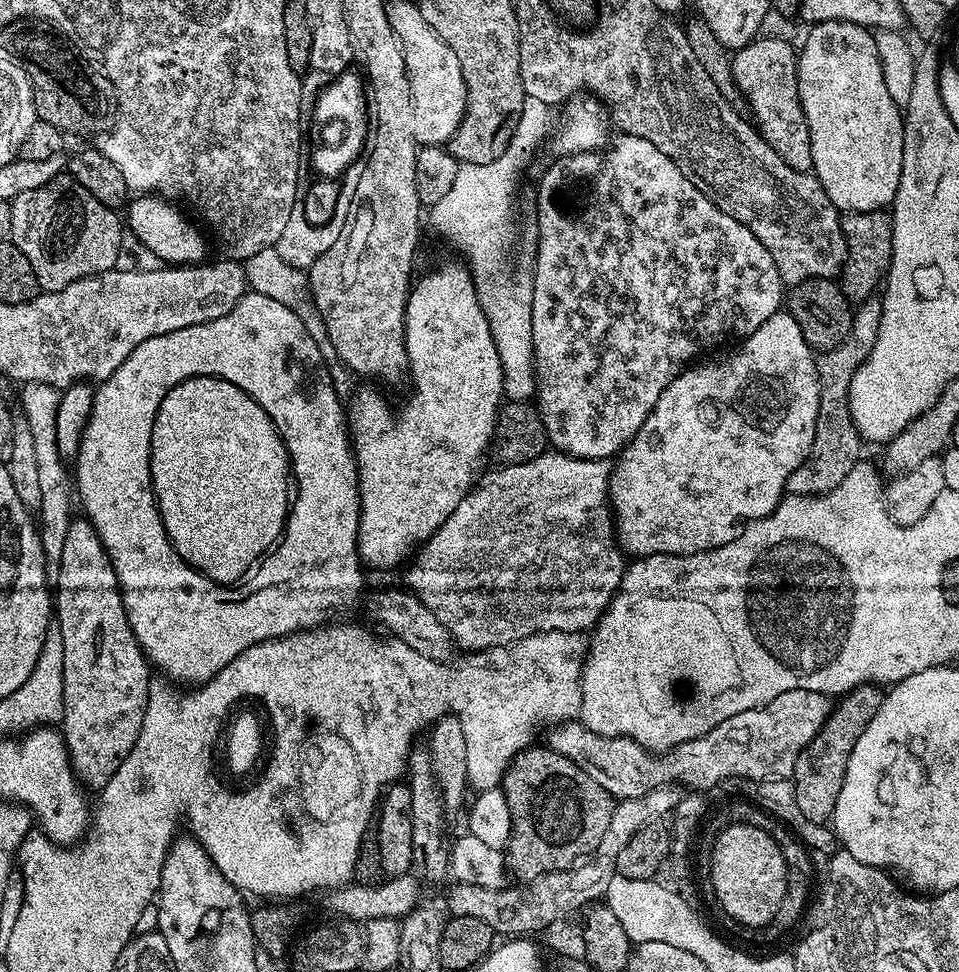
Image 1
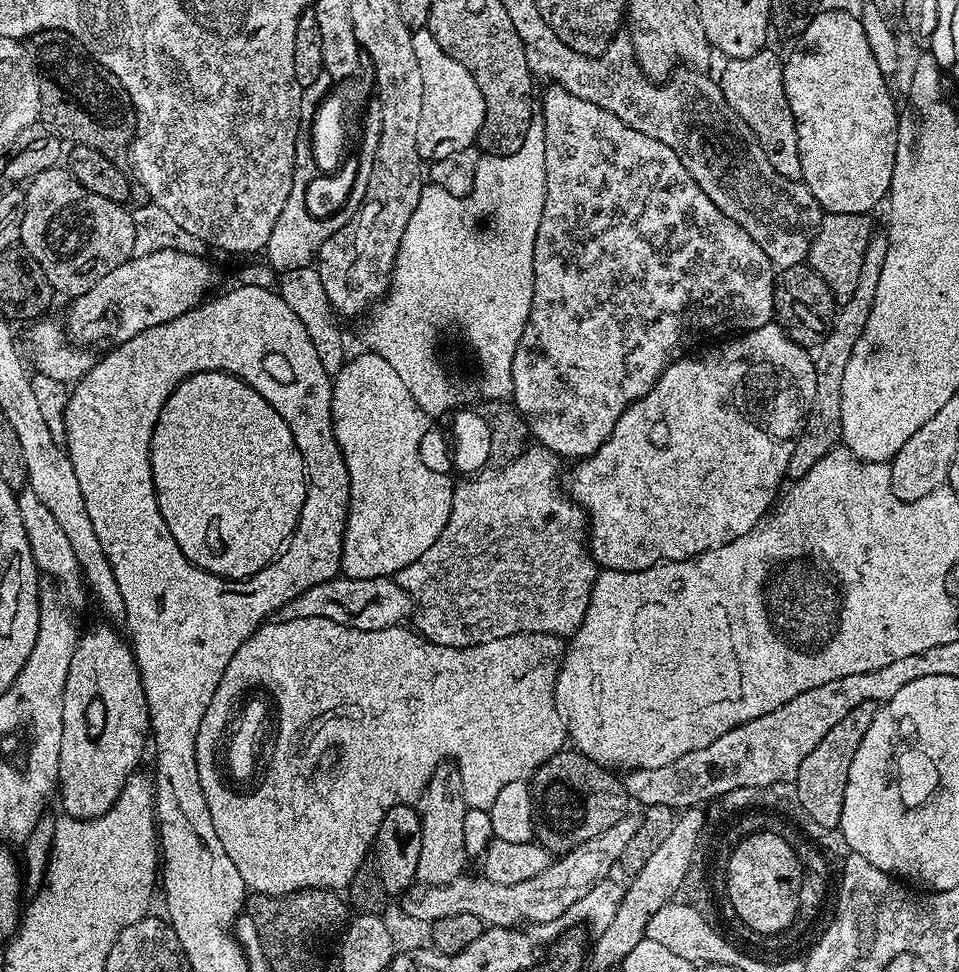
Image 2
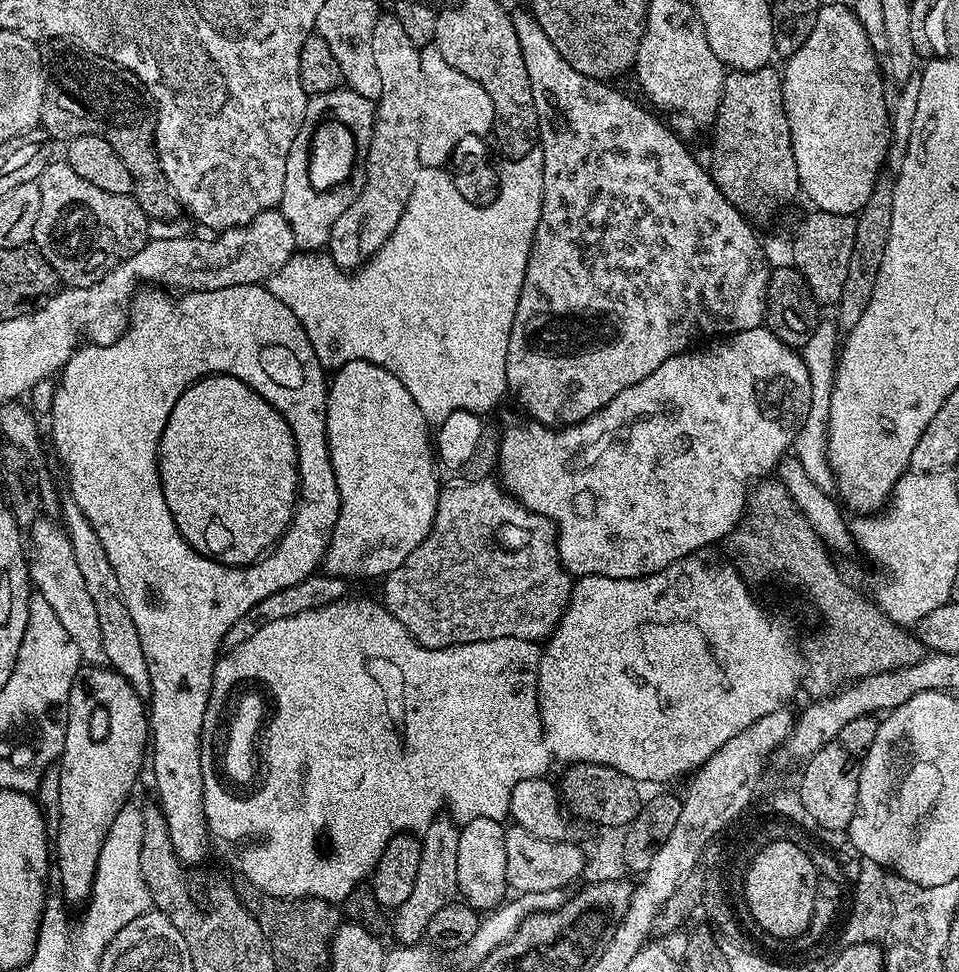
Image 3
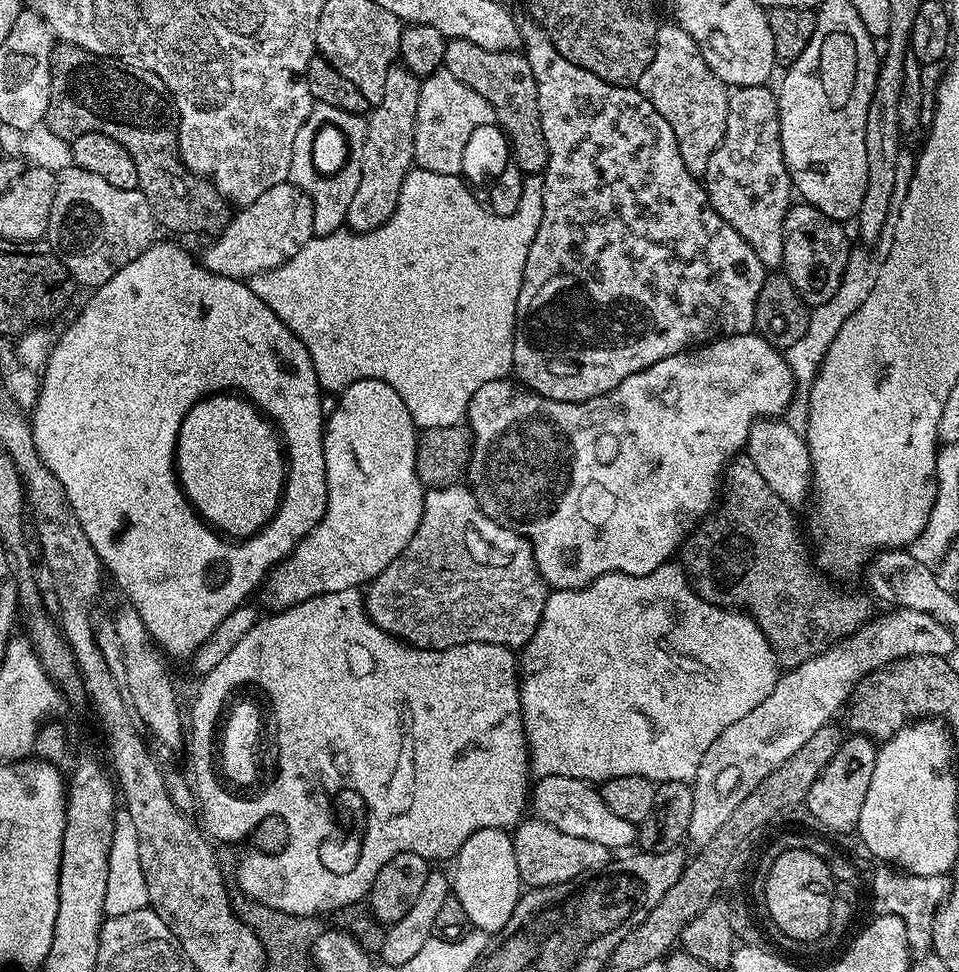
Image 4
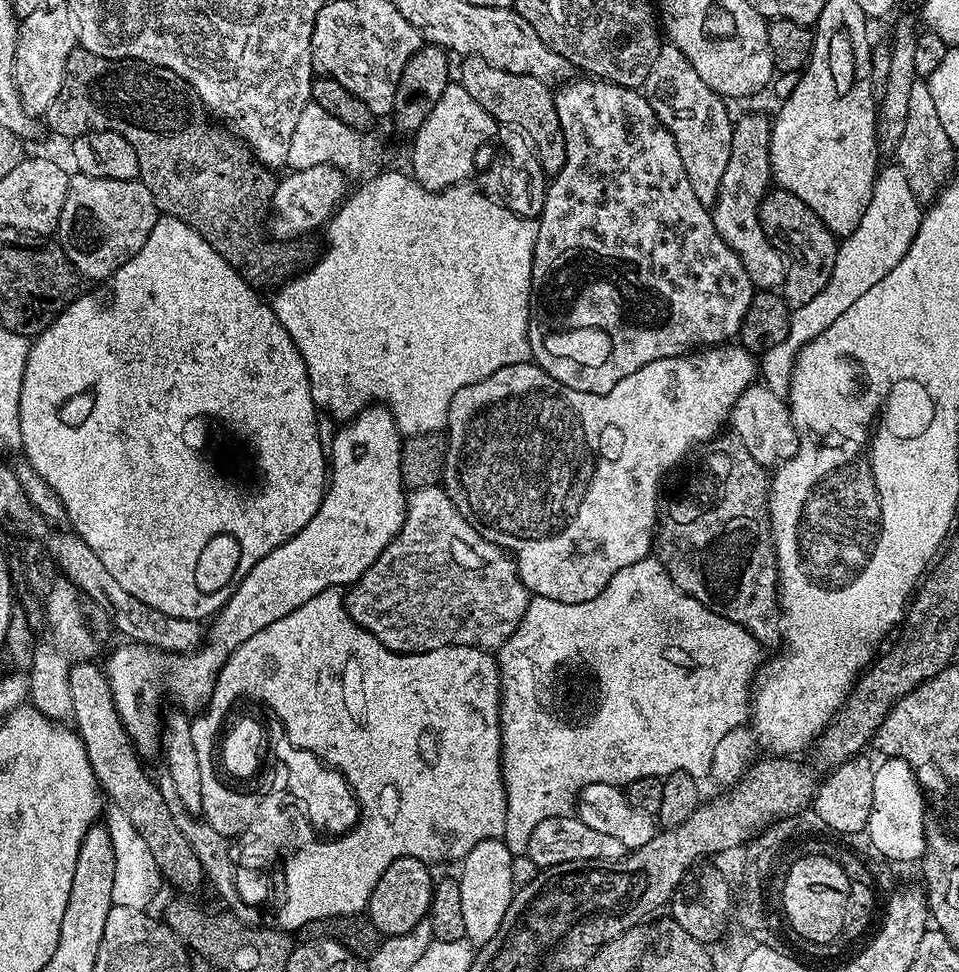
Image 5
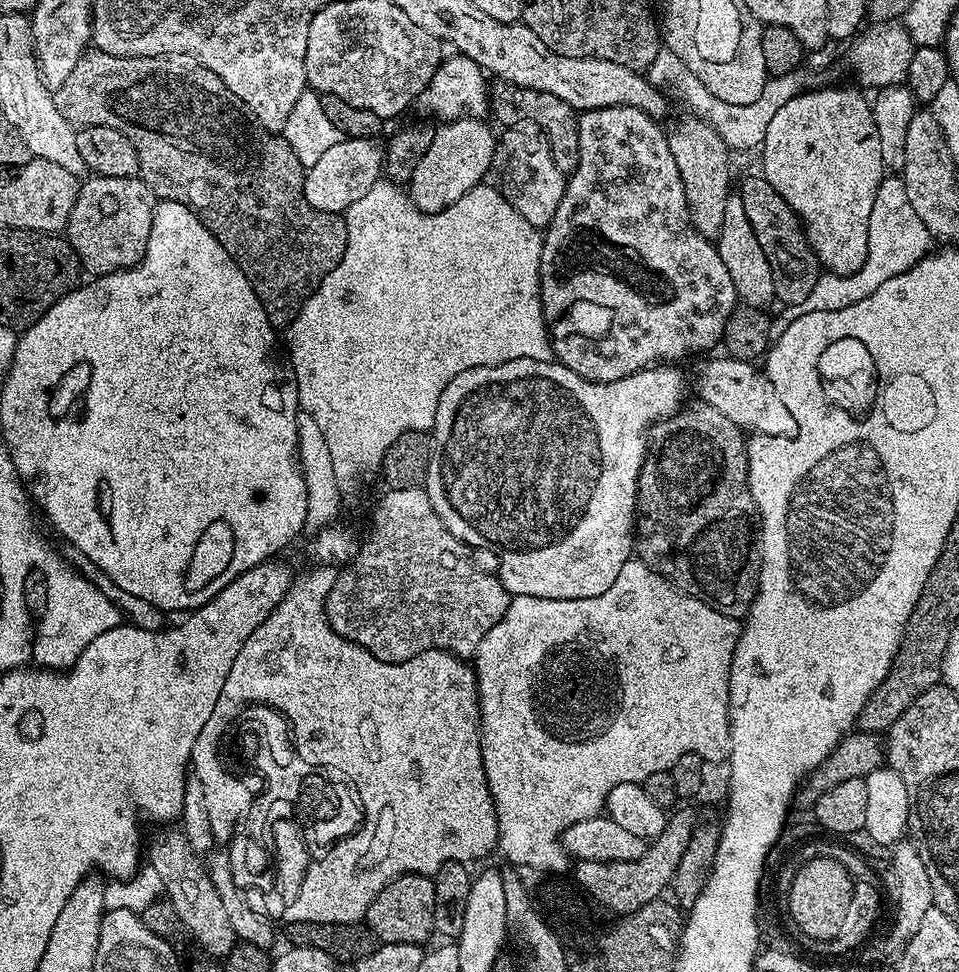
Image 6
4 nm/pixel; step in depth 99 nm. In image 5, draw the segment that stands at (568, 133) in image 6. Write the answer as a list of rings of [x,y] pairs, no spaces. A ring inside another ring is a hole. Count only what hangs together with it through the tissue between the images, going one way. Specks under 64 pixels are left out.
[[[466,56],[459,61],[458,82],[496,119],[497,125],[516,128],[527,136],[546,177],[557,176],[566,162],[566,142],[562,138],[562,126],[558,122],[556,97],[553,89],[544,81],[526,74],[510,74],[510,70],[498,70],[486,62],[486,58]]]

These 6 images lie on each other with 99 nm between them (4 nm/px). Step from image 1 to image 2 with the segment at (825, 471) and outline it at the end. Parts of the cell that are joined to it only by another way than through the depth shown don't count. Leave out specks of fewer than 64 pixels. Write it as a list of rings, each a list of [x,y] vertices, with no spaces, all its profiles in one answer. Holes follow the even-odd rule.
[[[884,230],[873,231],[870,242],[866,246],[866,254],[862,257],[862,270],[859,271],[858,287],[854,294],[846,298],[836,309],[836,317],[832,323],[832,329],[822,338],[822,342],[814,349],[814,402],[808,411],[808,417],[804,420],[804,428],[800,431],[800,437],[796,440],[794,454],[788,463],[788,476],[792,480],[802,478],[818,458],[825,456],[831,448],[837,447],[842,440],[842,378],[846,374],[846,362],[850,362],[850,354],[854,354],[854,342],[862,338],[862,330],[866,330],[866,322],[870,318],[870,306],[874,306],[874,293],[878,291],[878,278],[882,274],[882,262],[886,262],[886,250],[888,249],[888,234]]]

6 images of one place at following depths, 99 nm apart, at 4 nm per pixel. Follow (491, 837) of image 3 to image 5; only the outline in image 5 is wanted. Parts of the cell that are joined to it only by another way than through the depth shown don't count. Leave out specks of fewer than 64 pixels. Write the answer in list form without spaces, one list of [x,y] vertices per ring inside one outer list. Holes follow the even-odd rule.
[[[486,839],[485,842],[478,842],[461,861],[462,872],[458,874],[458,879],[459,889],[462,890],[464,937],[473,947],[485,945],[501,928],[516,889],[512,860],[514,854],[505,846],[503,839]]]

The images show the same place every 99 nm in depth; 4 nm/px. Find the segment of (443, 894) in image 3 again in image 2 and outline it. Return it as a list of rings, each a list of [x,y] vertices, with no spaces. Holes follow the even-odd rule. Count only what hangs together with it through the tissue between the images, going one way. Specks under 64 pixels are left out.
[[[451,762],[440,764],[424,787],[424,794],[418,801],[422,822],[422,851],[418,854],[417,881],[424,886],[435,886],[454,882],[454,878],[465,875],[464,868],[470,863],[466,852],[465,835],[462,829],[469,806],[464,797],[462,774]]]

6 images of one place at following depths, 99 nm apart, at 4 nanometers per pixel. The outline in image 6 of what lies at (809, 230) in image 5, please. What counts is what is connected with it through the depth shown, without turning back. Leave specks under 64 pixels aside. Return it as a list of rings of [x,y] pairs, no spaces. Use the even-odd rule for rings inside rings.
[[[762,174],[746,177],[740,188],[738,184],[738,194],[744,199],[746,218],[750,218],[750,226],[754,226],[754,234],[758,234],[758,242],[762,242],[762,251],[770,262],[776,300],[784,306],[805,301],[820,278],[822,265],[796,212]]]

